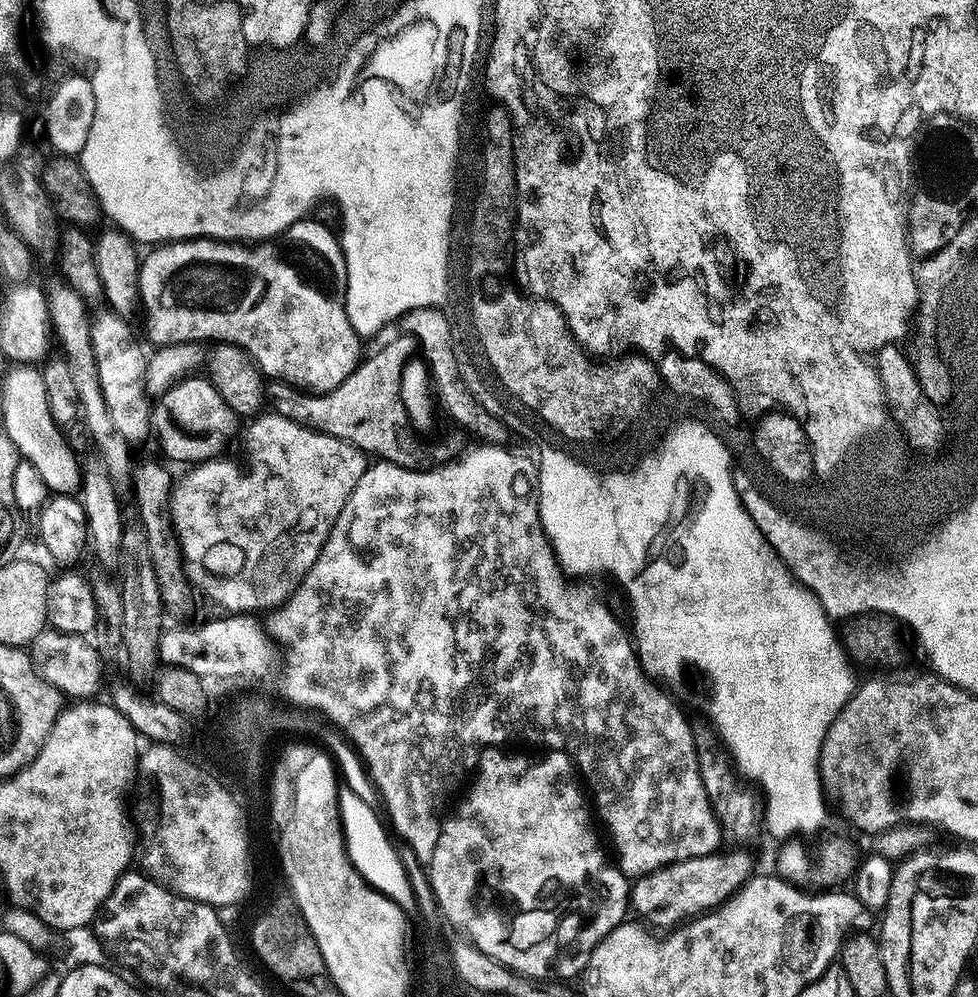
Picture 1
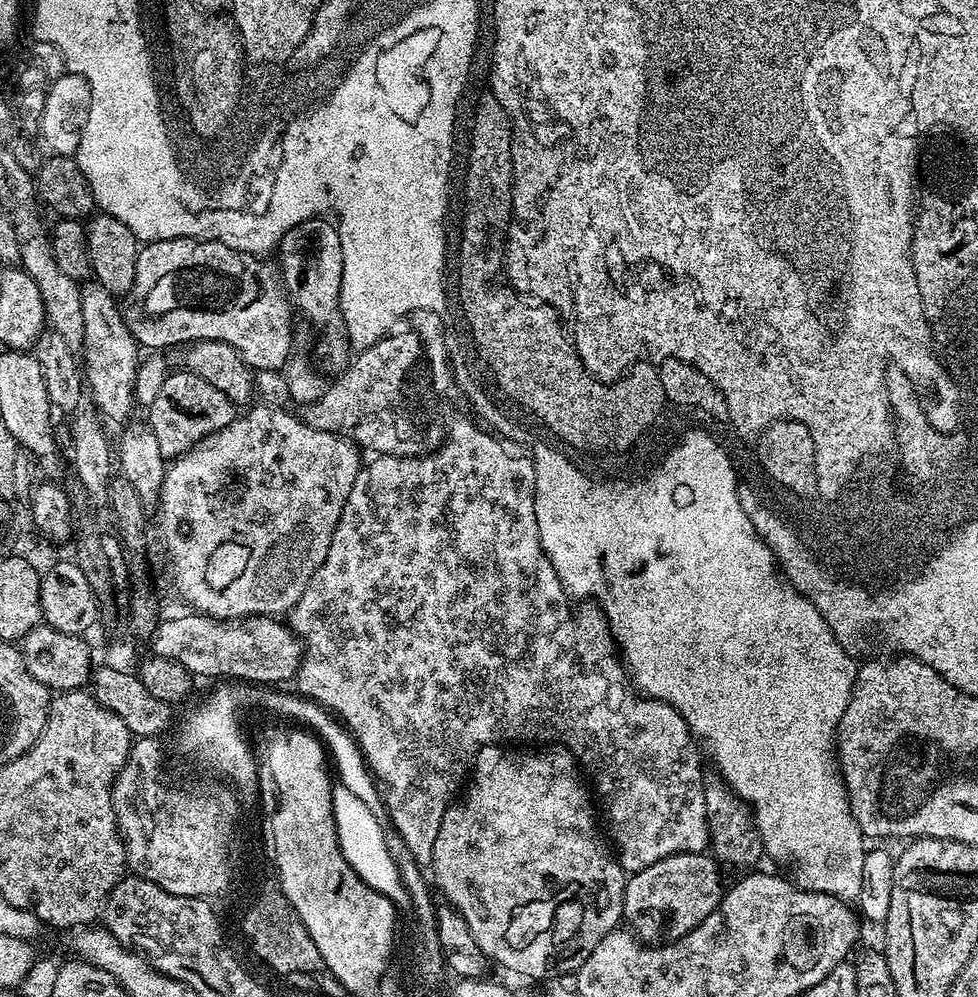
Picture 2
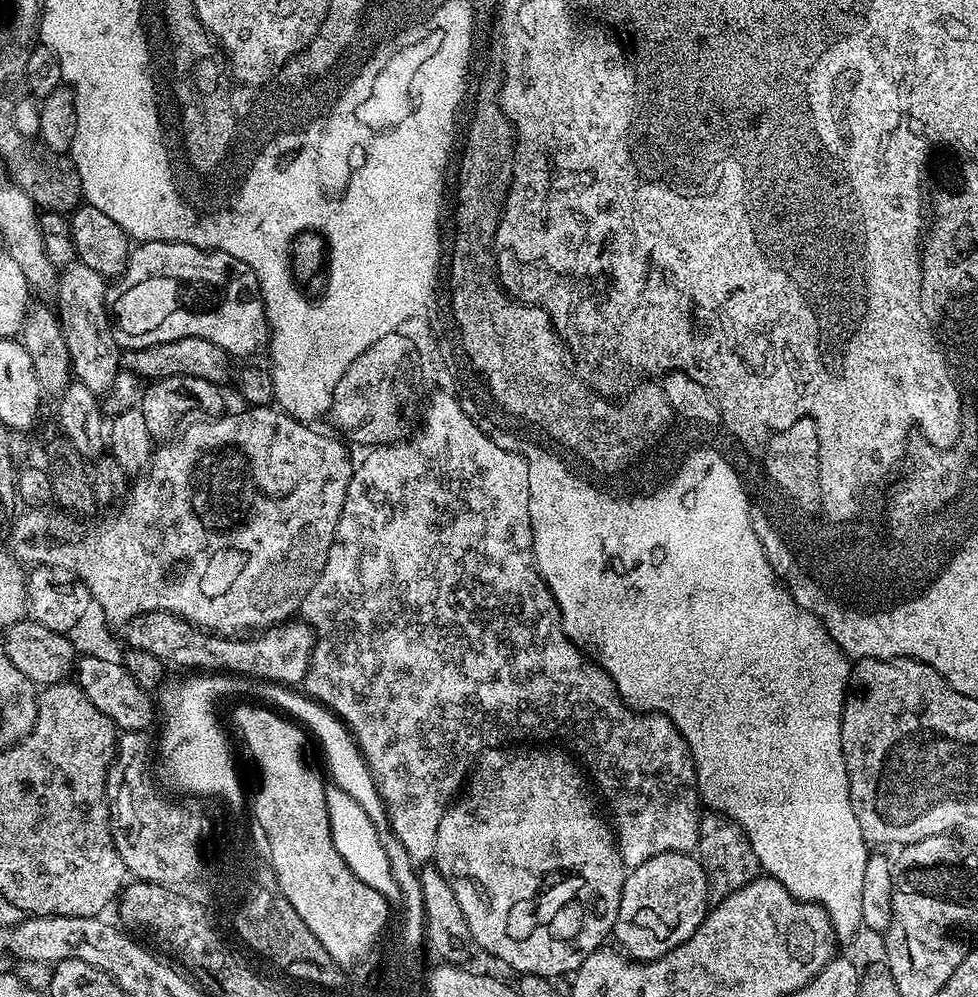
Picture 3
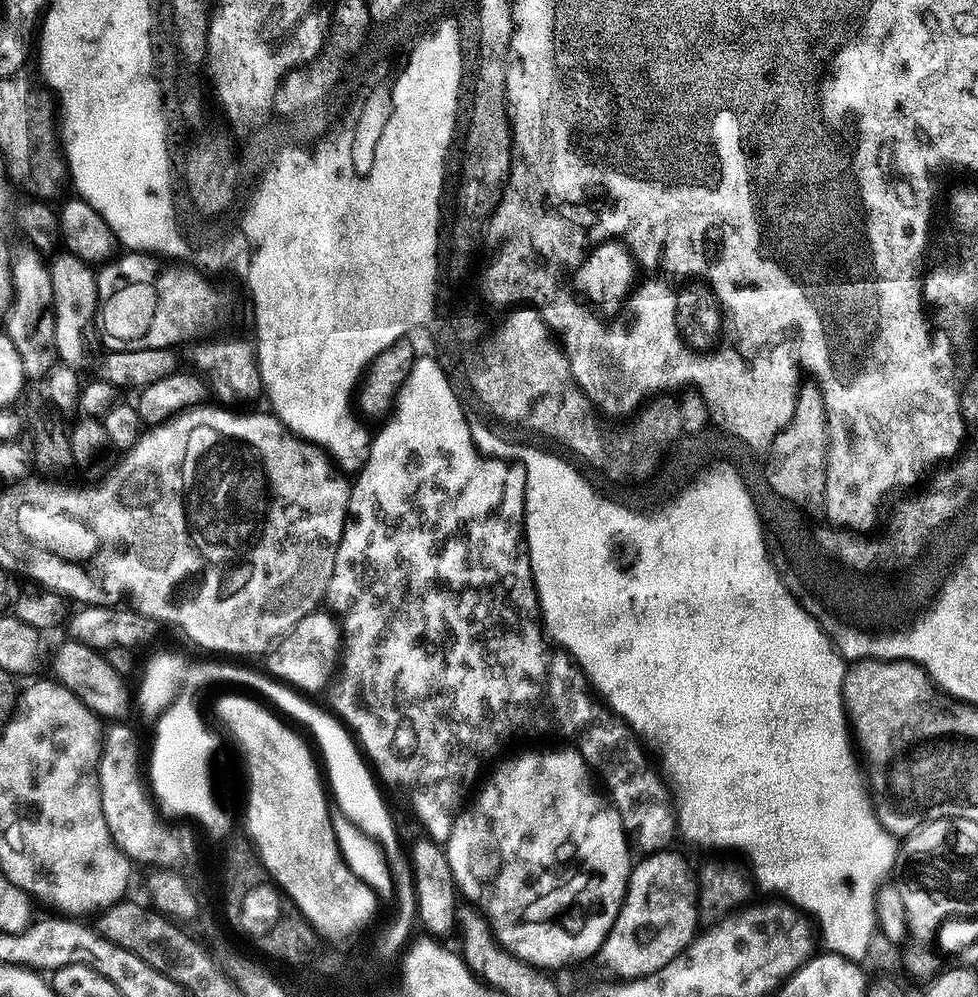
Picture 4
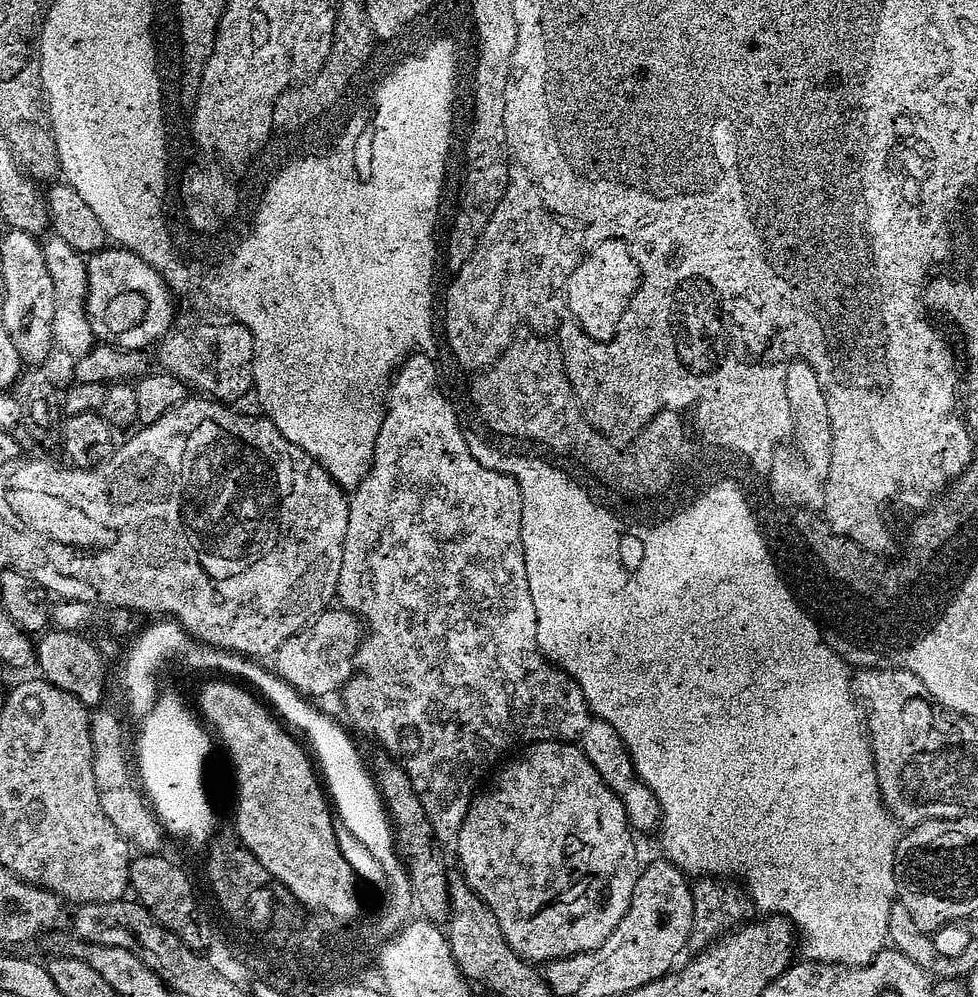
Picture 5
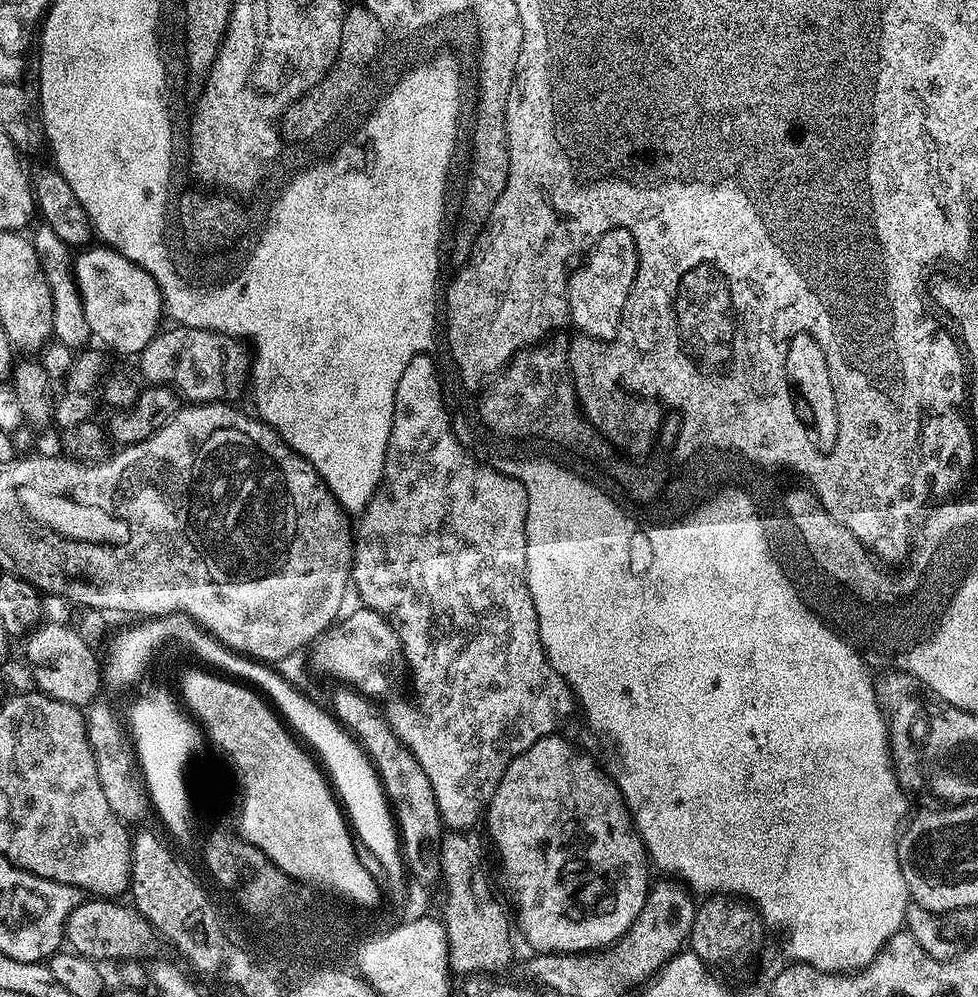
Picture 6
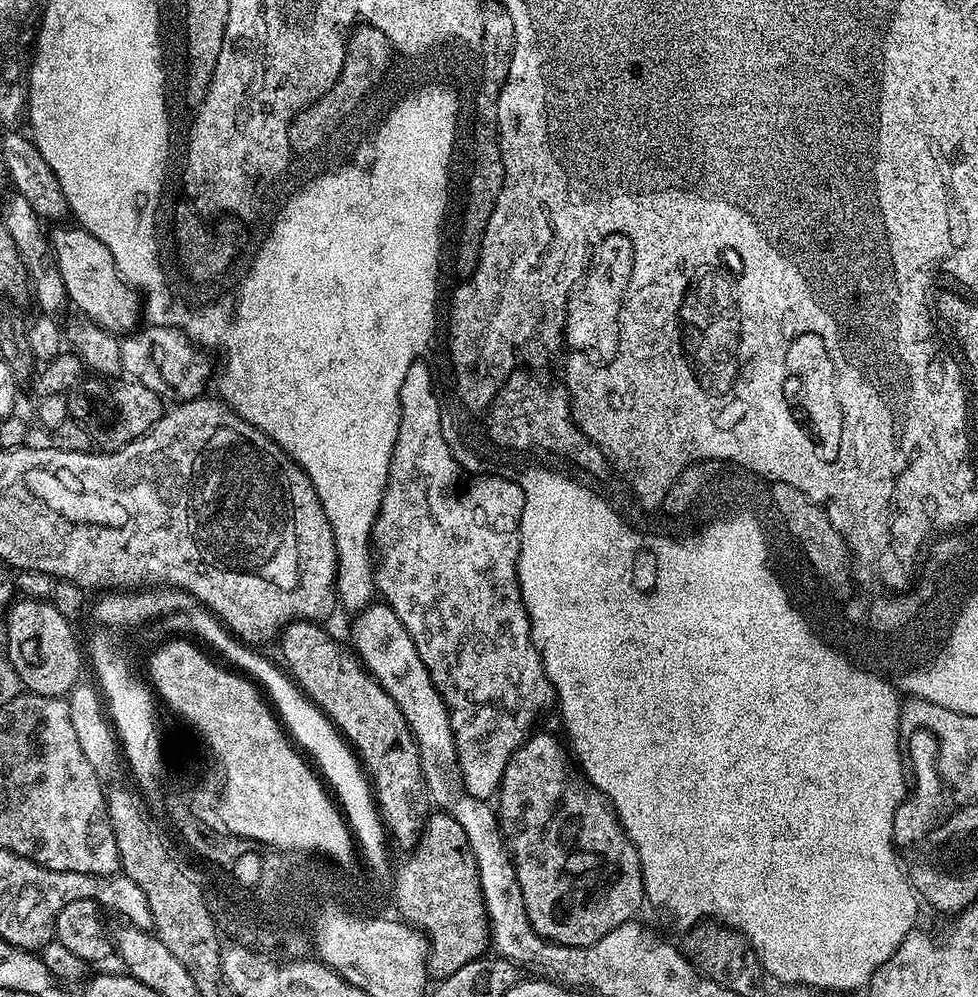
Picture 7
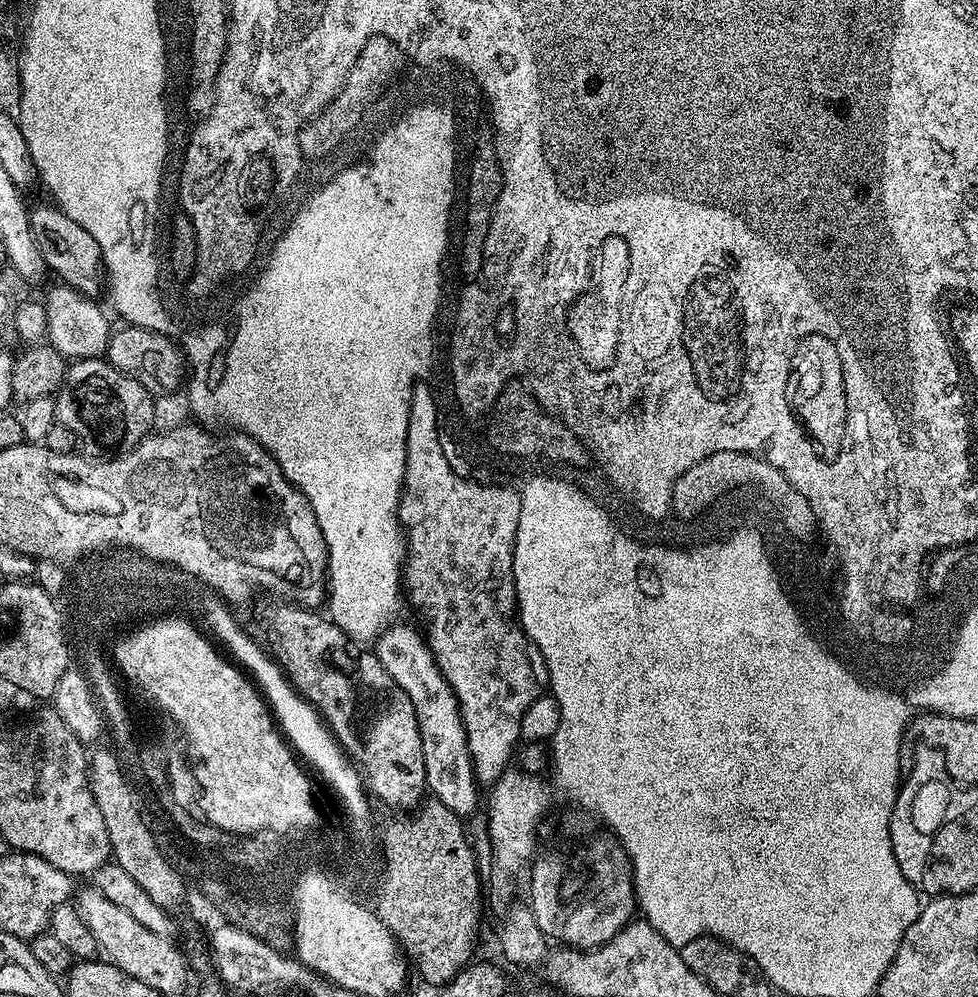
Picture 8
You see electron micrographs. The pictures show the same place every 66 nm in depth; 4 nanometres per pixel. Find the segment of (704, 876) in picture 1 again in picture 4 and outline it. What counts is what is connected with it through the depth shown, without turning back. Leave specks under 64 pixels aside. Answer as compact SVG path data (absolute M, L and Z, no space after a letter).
M672 851L654 852L635 861L618 918L600 947L598 960L623 980L637 980L662 970L697 935L696 924L701 923L696 907L698 880L694 868Z

